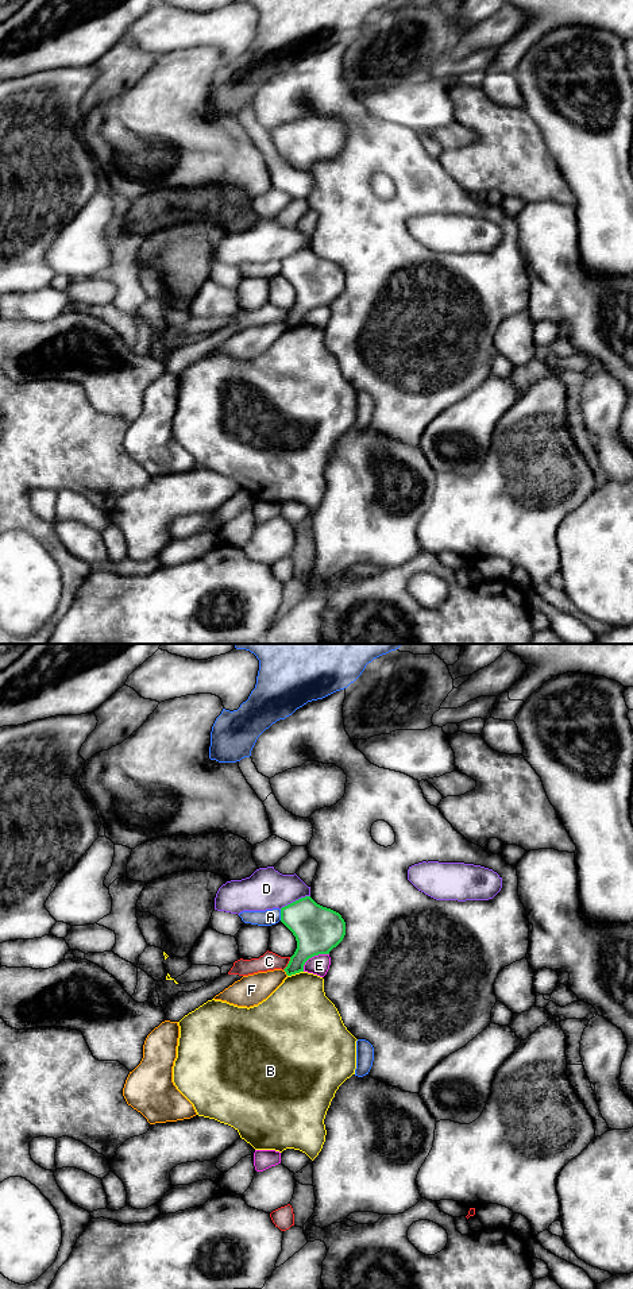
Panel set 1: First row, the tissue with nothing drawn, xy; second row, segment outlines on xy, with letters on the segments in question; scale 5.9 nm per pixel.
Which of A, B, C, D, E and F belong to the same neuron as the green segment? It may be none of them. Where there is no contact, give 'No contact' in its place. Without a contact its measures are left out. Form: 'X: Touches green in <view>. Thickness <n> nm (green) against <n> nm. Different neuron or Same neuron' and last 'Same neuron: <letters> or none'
A: Touches green in xy. Thickness 280 nm (green) against 100 nm. Different neuron
B: Touches green in xy. Thickness 220 nm (green) against 400 nm. Different neuron
C: Touches green in xy. Thickness 260 nm (green) against 110 nm. Different neuron
D: Touches green in xy. Thickness 280 nm (green) against 240 nm. Different neuron
E: Touches green in xy. Thickness 280 nm (green) against 120 nm. Different neuron
F: Touches green in xy. Thickness 190 nm (green) against 180 nm. Different neuron
Same neuron: none

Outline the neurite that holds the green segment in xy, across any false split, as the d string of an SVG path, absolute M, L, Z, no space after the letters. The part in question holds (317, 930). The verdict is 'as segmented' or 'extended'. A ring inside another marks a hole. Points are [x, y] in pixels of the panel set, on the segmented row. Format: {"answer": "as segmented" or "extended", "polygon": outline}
{"answer": "as segmented", "polygon": "M310 896L282 907L281 922L297 941L297 949L283 969L287 976L304 972L309 958L329 954L346 935L346 922L341 915L317 904Z"}

